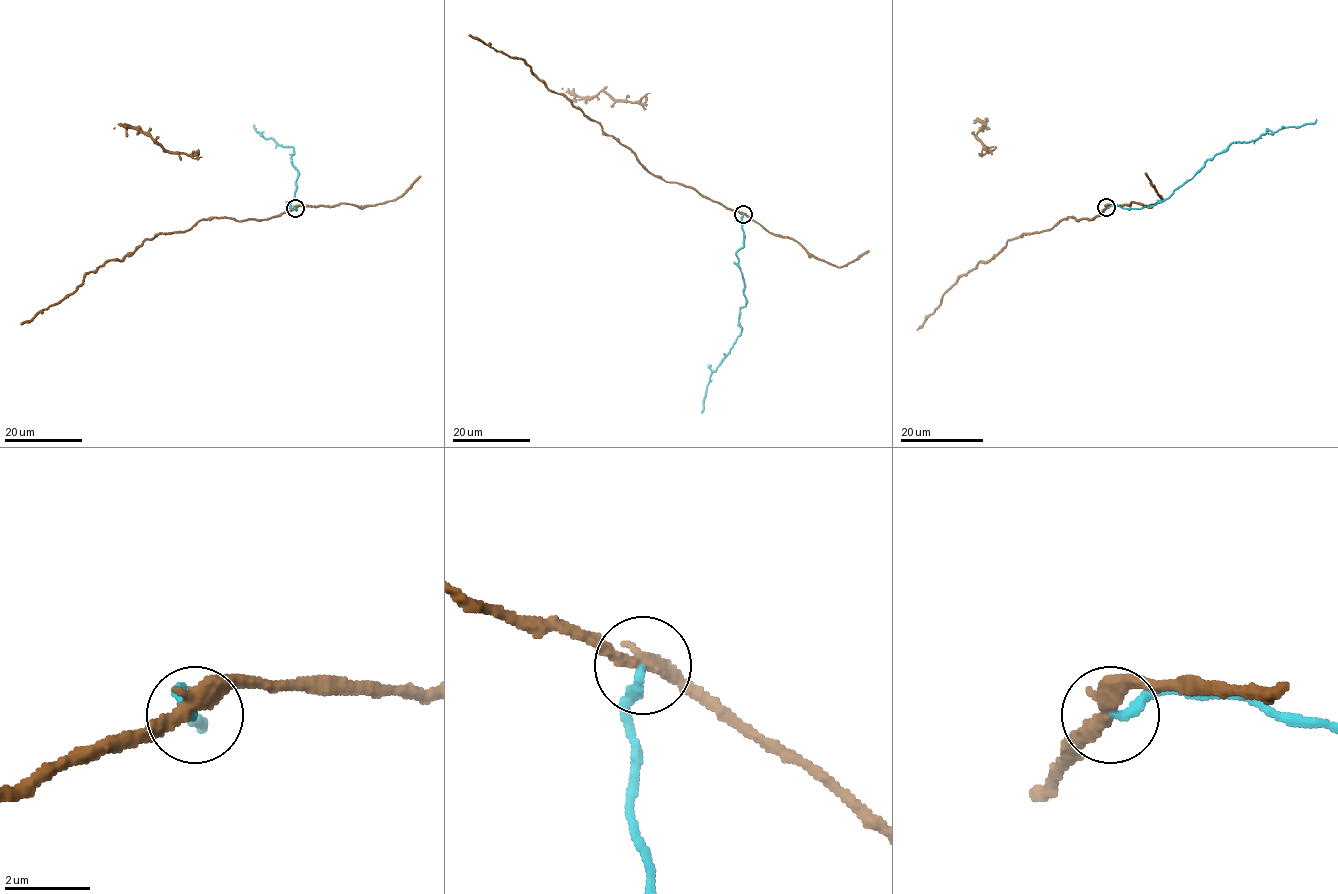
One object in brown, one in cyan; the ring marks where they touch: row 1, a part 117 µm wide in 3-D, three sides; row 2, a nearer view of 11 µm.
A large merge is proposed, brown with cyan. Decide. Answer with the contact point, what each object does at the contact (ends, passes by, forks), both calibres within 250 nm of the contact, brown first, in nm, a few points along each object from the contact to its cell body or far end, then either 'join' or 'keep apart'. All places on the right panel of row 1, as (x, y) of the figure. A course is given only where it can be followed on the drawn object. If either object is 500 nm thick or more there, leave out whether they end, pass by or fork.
at (1106, 207); brown passes by; cyan ends there; 380 nm thick on the brown side, 220 nm on the other; brown runs (1106, 208), (1093, 219), (1068, 217), (1051, 228), (1008, 240), (997, 254), (963, 274), (917, 330); cyan runs (1106, 208), (1139, 209), (1163, 202), (1208, 159), (1233, 143), (1255, 141), (1261, 134), (1312, 124), (1316, 119); keep apart

